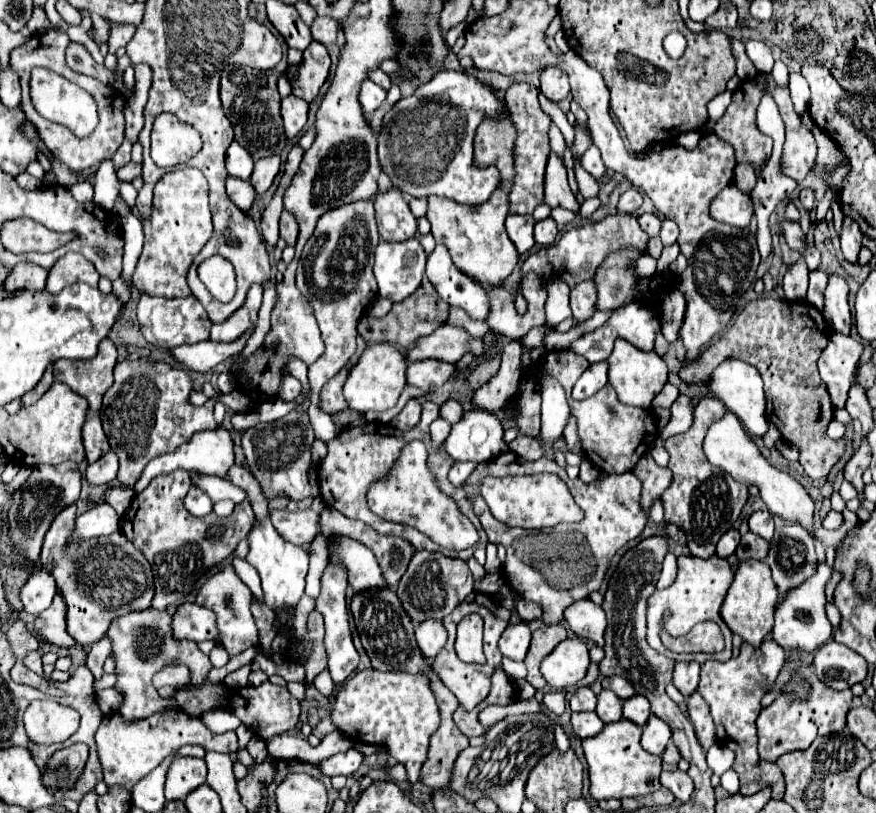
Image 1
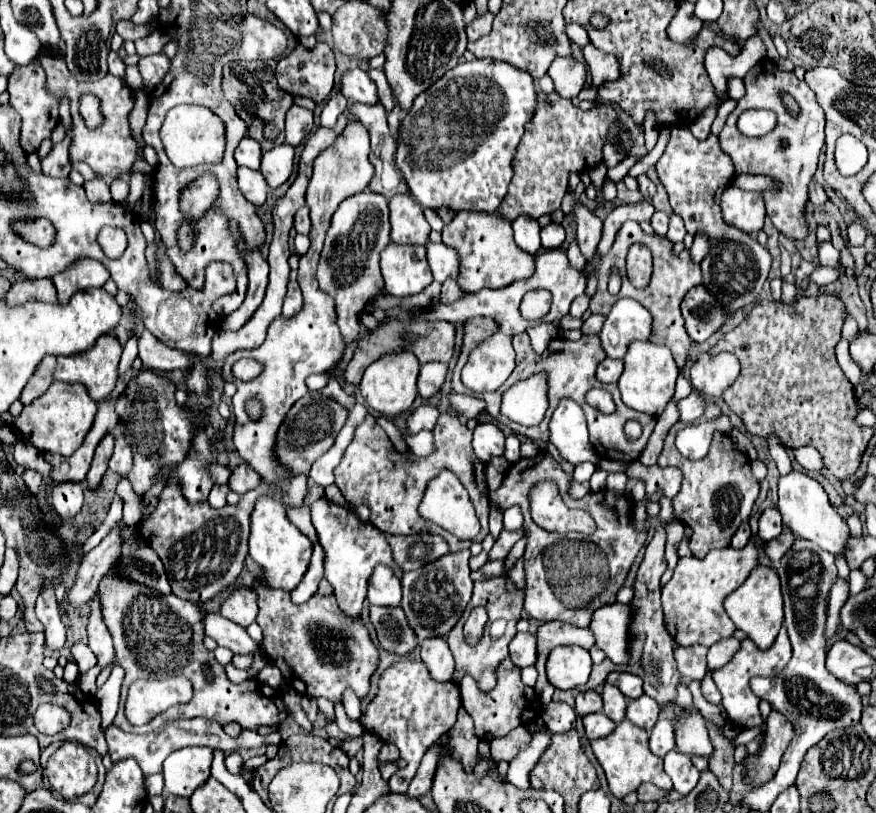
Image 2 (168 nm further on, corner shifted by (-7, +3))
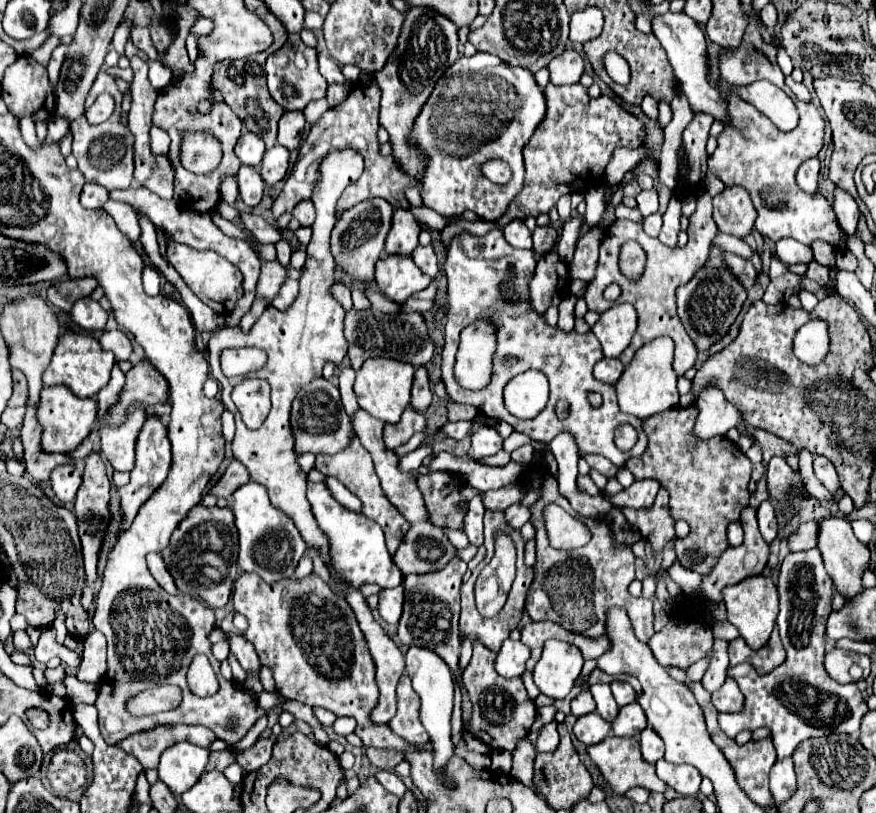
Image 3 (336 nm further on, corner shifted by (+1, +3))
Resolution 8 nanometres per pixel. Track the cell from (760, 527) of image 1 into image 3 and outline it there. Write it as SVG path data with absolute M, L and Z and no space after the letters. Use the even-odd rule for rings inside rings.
M768 500L758 506L758 524L760 524L760 532L762 532L764 540L772 542L778 532L778 522L776 522L774 506Z

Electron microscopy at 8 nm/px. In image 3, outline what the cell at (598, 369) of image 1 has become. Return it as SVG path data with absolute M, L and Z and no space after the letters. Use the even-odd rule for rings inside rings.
M602 358L596 366L594 366L594 376L598 378L600 382L606 382L606 384L616 384L620 374L622 374L624 366L618 358Z

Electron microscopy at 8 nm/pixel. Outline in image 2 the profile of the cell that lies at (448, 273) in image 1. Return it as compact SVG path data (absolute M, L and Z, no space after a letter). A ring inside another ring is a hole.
M444 242L440 244L426 244L428 248L428 262L434 274L436 282L446 282L446 280L458 280L458 254L456 250L452 250L450 246L446 246Z

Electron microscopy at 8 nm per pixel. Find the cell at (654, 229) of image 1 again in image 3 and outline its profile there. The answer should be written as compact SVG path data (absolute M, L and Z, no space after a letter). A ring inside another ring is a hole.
M652 214L648 218L644 218L644 230L646 234L650 236L658 236L660 234L660 228L662 228L662 214Z

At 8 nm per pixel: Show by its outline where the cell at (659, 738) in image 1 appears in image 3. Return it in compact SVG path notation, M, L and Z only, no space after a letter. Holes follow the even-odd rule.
M650 726L640 736L640 748L642 748L644 760L650 764L656 764L664 756L664 742Z

